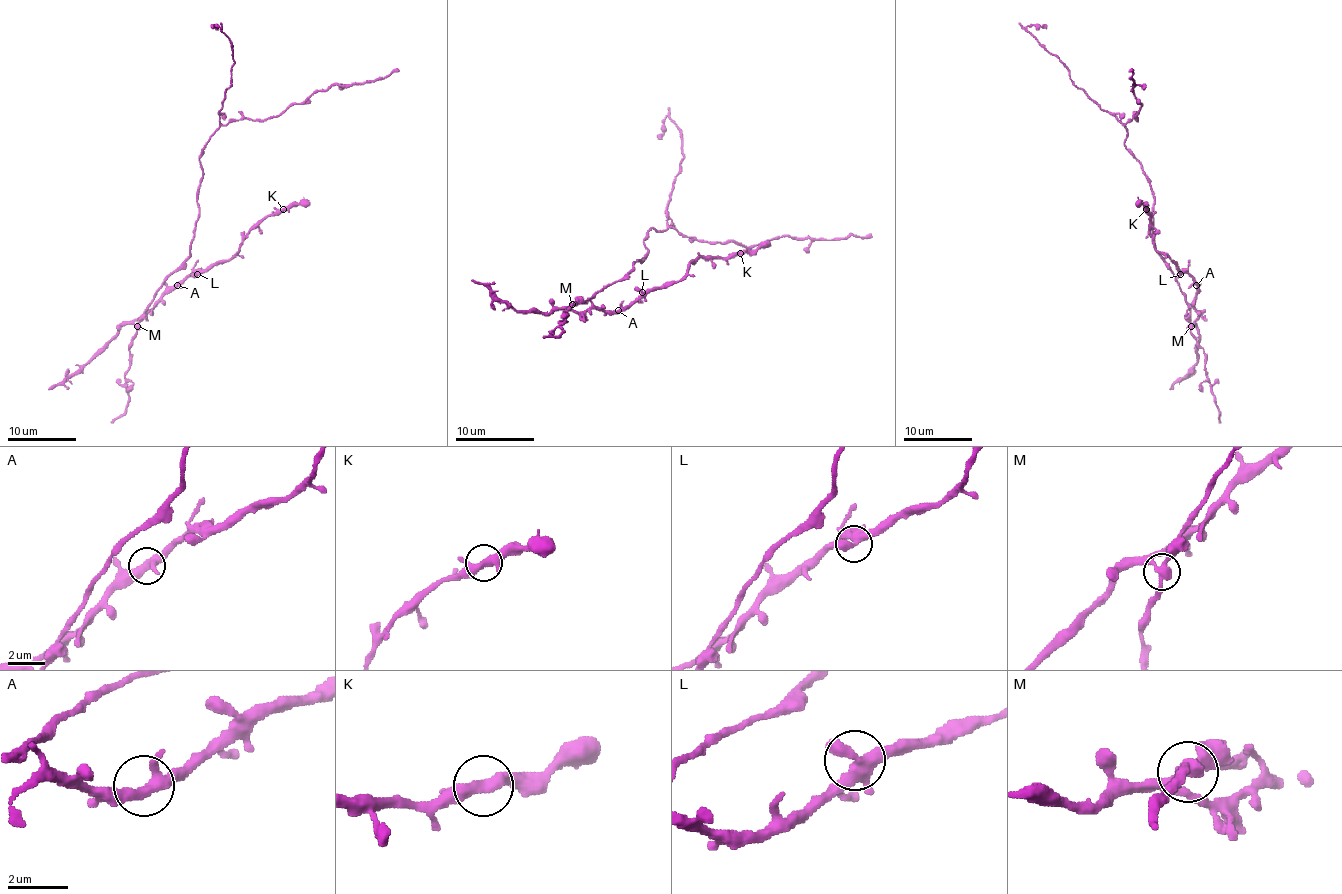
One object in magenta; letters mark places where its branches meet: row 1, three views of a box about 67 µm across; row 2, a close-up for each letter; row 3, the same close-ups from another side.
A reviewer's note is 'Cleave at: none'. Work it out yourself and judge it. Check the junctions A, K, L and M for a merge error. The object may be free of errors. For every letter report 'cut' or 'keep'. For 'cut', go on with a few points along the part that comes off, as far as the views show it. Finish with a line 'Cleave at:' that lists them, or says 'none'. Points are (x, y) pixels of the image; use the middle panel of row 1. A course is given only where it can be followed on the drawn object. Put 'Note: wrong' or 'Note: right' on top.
Note: right
A: keep
K: keep
L: keep
M: keep
Cleave at: none

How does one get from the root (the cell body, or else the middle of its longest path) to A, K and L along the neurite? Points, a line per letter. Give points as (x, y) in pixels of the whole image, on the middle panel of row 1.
A: (638, 261), (618, 280), (604, 286), (587, 302), (589, 306), (618, 310)
K: (638, 261), (587, 304), (604, 310), (626, 310), (651, 290), (677, 282), (697, 259), (734, 257), (740, 253)
L: (638, 261), (587, 304), (604, 310), (624, 310), (642, 292)

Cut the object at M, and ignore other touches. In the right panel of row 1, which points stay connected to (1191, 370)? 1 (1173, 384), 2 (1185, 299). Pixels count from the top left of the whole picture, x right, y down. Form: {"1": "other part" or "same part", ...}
{"1": "same part", "2": "other part"}

